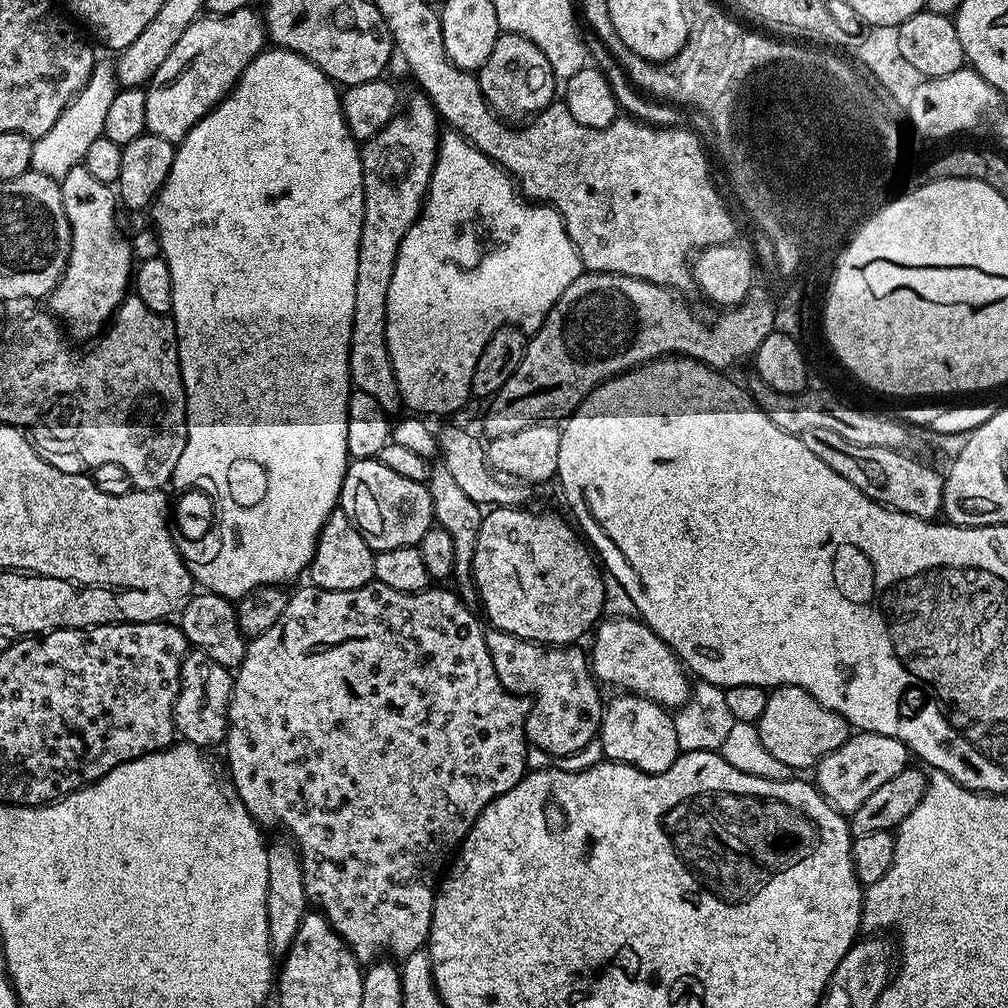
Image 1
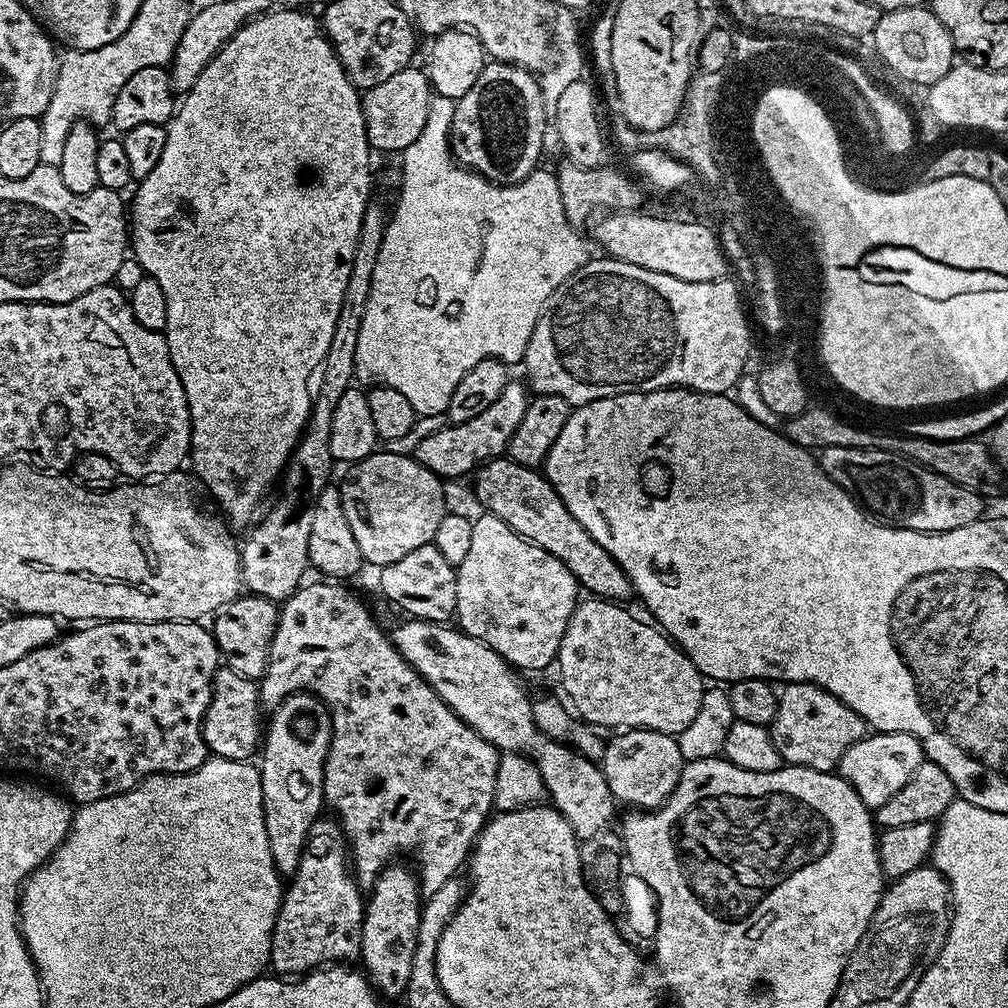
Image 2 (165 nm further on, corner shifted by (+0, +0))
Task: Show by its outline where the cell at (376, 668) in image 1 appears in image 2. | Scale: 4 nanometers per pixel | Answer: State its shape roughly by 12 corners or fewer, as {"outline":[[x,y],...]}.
{"outline":[[336,582],[279,609],[260,703],[332,719],[361,889],[457,879],[502,753]]}

